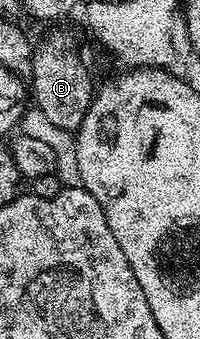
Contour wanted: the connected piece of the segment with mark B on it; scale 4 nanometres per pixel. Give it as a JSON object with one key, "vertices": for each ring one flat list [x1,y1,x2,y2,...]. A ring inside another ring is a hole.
{"vertices":[[54,33,48,39,37,42,33,48,29,80,32,83,30,95,33,106,50,118,52,125,77,132,93,99,94,84,75,39]]}

